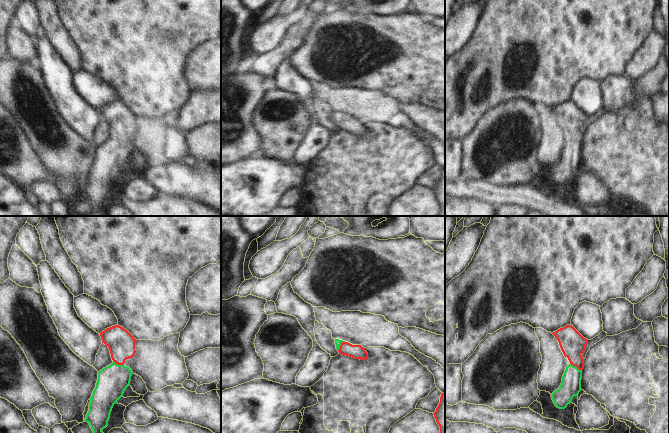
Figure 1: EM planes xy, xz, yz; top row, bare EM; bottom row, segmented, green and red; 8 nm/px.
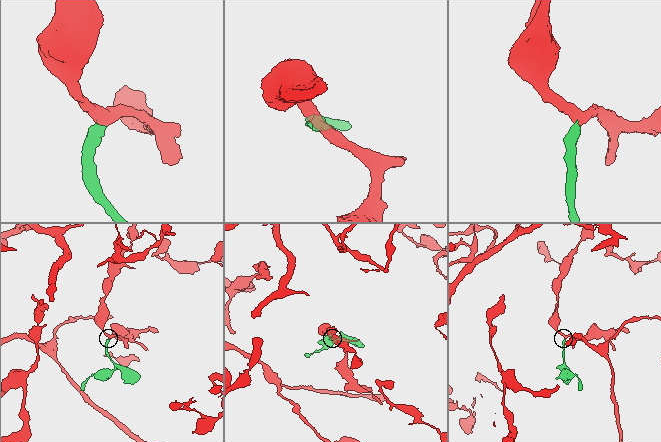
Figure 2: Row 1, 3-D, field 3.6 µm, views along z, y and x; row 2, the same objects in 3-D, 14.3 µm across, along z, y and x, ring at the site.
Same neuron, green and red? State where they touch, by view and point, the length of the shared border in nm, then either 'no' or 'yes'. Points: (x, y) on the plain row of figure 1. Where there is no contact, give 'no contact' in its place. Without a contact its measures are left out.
yz (575, 142) | 110 nm | yes

